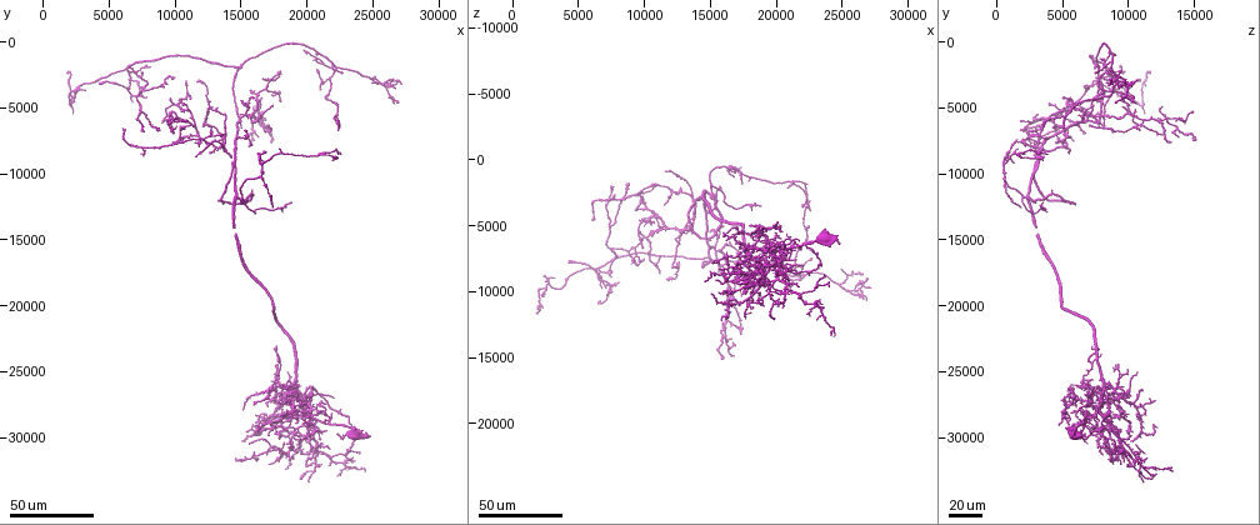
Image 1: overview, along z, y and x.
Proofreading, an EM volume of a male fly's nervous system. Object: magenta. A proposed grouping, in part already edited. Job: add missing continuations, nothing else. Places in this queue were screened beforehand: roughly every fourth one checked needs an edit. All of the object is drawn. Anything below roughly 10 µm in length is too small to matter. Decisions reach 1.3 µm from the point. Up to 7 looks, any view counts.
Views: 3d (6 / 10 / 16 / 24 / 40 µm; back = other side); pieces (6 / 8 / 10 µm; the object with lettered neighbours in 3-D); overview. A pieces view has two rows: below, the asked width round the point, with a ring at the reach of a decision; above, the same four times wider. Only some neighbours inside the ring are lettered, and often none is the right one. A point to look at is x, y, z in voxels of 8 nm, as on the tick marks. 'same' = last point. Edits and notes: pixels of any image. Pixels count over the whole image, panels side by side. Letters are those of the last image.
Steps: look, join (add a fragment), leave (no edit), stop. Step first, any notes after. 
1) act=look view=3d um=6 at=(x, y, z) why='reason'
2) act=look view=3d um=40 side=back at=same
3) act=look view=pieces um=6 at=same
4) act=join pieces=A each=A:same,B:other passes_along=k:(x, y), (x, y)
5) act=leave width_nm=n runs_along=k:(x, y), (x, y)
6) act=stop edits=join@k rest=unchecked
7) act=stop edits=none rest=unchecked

act=look view=3d um=40 at=(17200, 4800, 7400) why='an open end'

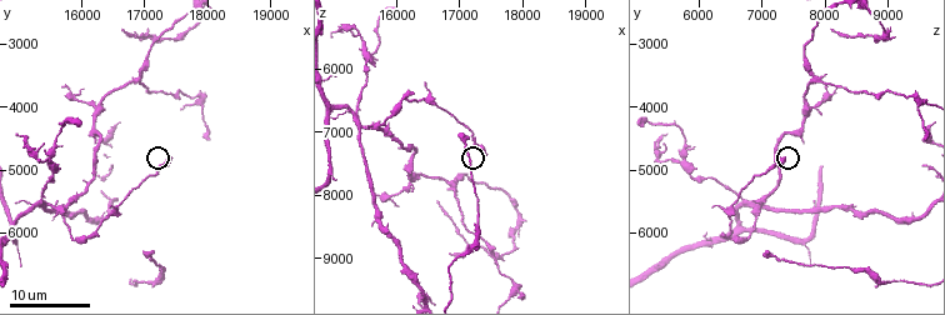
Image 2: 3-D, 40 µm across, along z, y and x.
act=look view=pieces um=10 at=(17400, 4800, 7350)

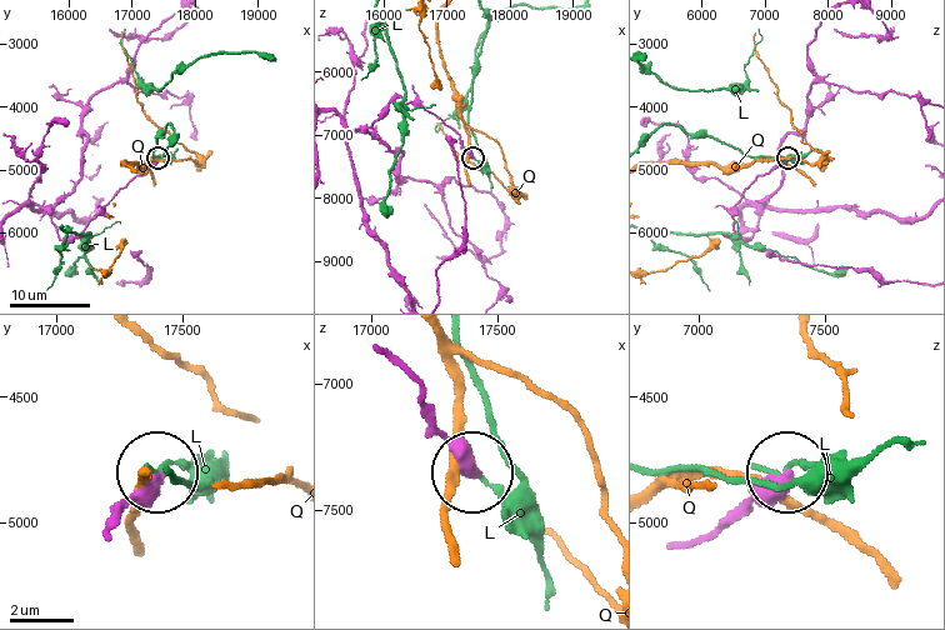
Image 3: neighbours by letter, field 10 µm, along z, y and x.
act=leave each=L:other,Q:other found='none of them fits'

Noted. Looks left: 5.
act=look view=3d um=24 at=(11800, 3000, 9200)

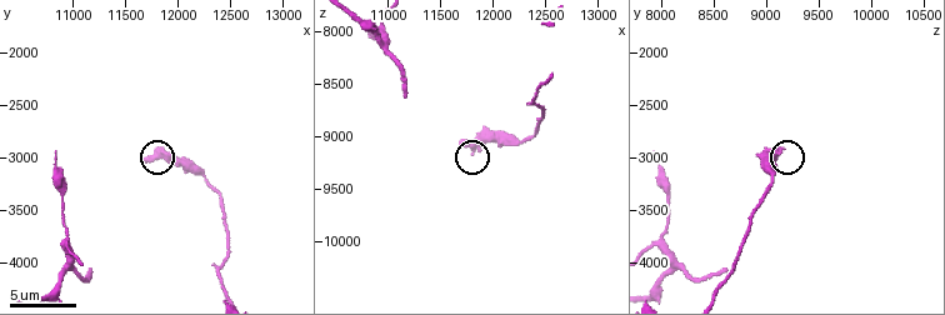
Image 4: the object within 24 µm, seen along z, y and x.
act=look view=pieces um=8 at=(11720, 3000, 9060)

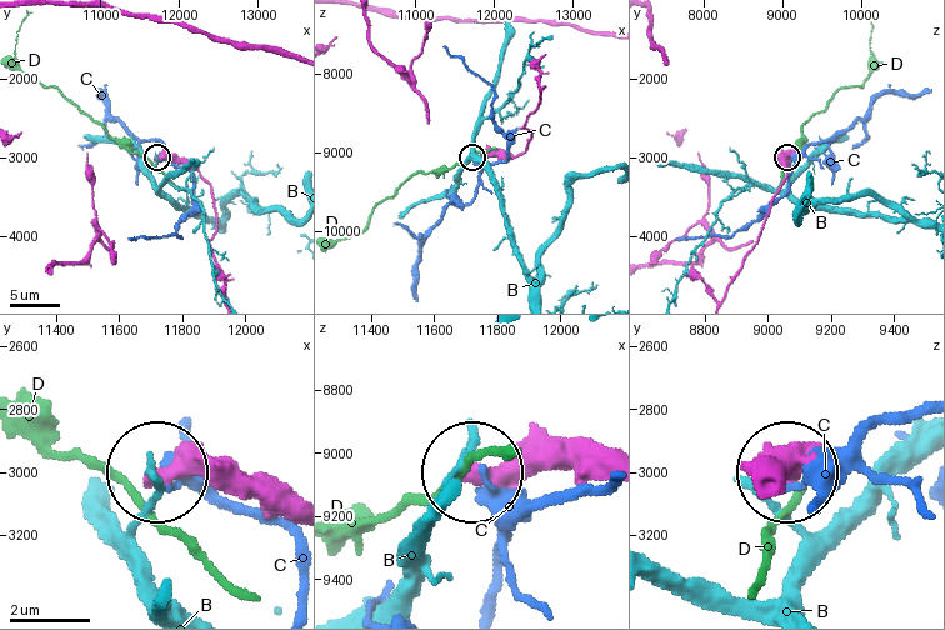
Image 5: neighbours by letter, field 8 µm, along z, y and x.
act=leave width_nm=400 each=B:other,C:other,D:other found='none of them fits'

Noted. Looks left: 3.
act=look view=3d um=40 at=(1800, 2600, 11800) why='free end'

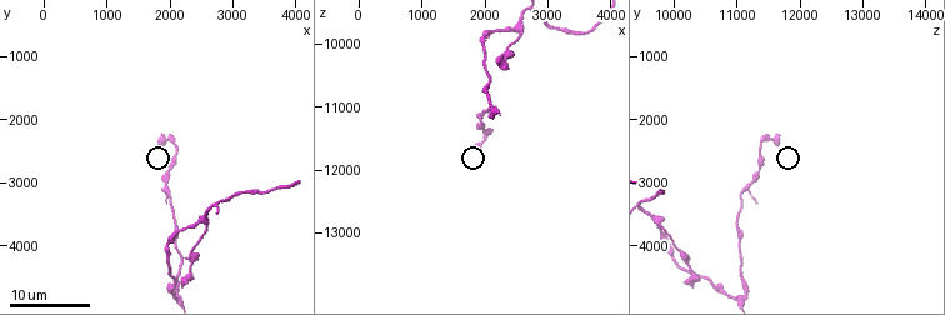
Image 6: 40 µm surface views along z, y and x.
act=look view=pieces um=6 at=(1850, 2300, 11650)

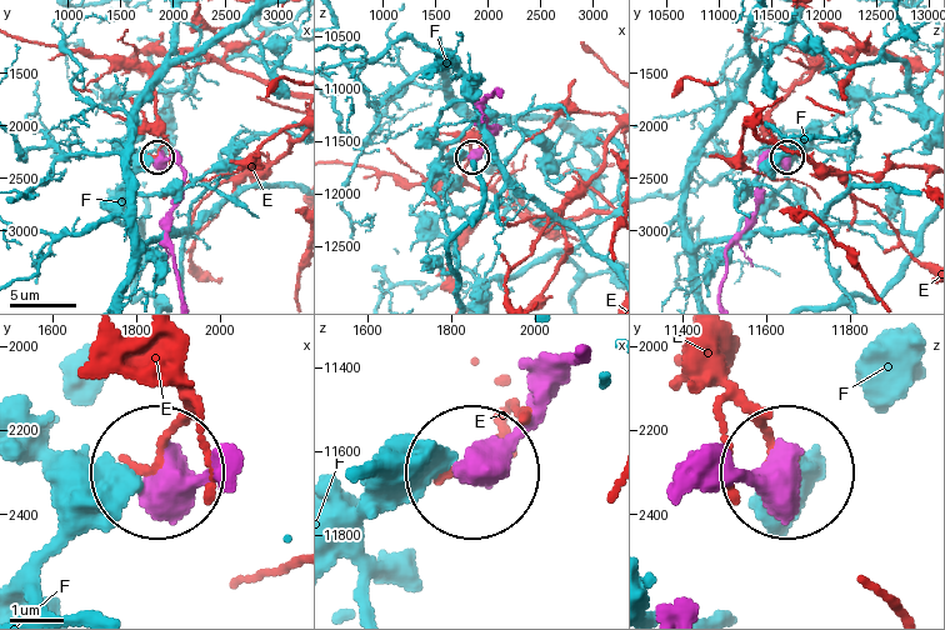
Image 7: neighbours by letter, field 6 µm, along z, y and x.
act=leave each=E:other,F:other runs_along=7:(726, 484), (789, 475) found='no lettered fragment goes on from it'

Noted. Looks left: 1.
act=look view=pieces um=10 at=(11180, 4060, 8580) why='an open end'

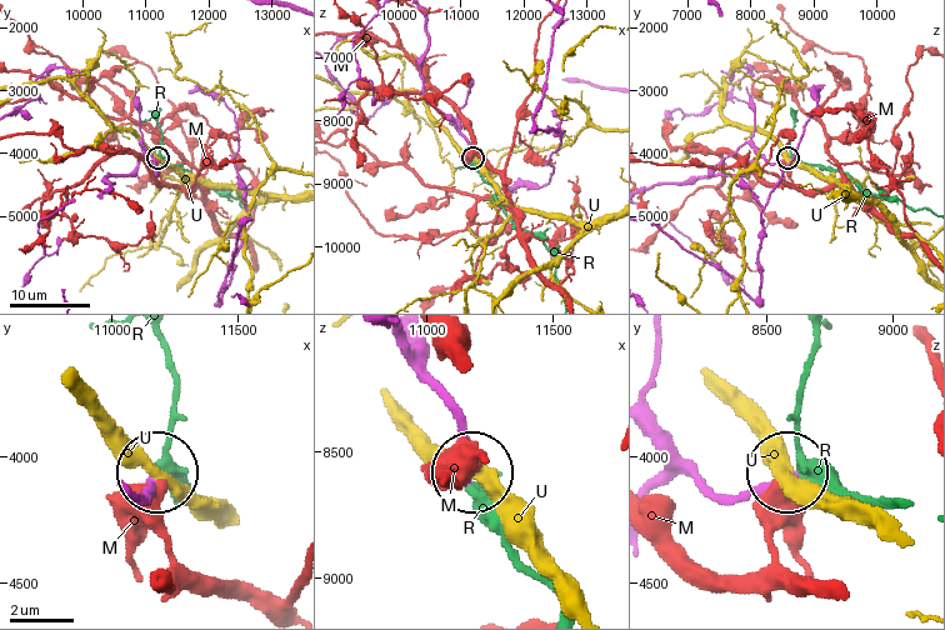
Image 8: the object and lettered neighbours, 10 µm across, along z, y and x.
act=join pieces=R each=M:other,R:same,U:other found='the neuron continues'

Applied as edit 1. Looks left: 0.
act=stop edits=join@8 rest=unchecked

